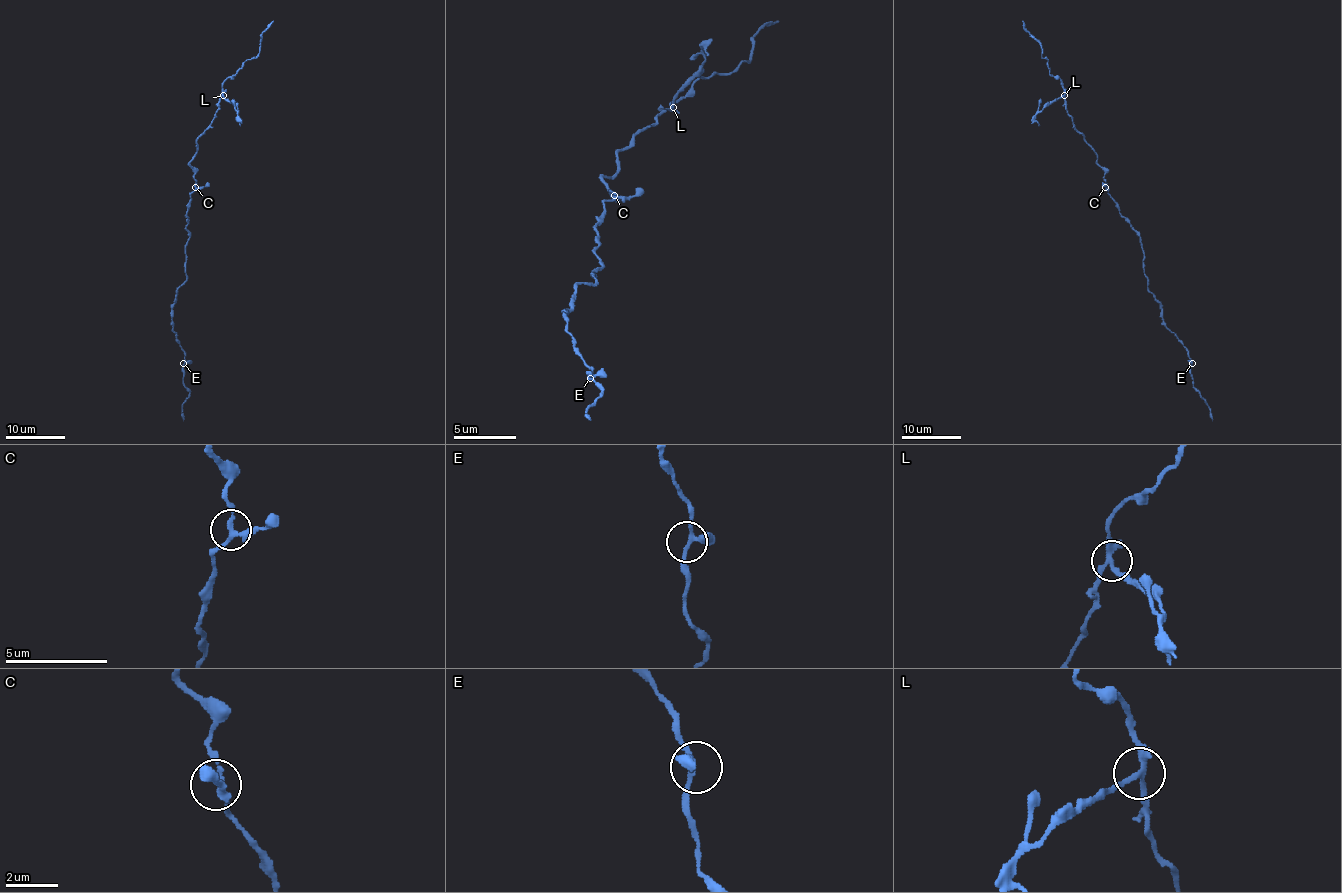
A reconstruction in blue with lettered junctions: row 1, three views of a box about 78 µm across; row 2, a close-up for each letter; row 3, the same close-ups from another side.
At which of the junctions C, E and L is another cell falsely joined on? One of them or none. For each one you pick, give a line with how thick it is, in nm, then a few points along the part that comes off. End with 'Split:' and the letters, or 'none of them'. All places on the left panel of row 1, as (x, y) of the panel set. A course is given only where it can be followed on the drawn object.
L: Thickness 220 nm. Course of the part to remove: (223, 95), (237, 107), (240, 125)
Split: L

